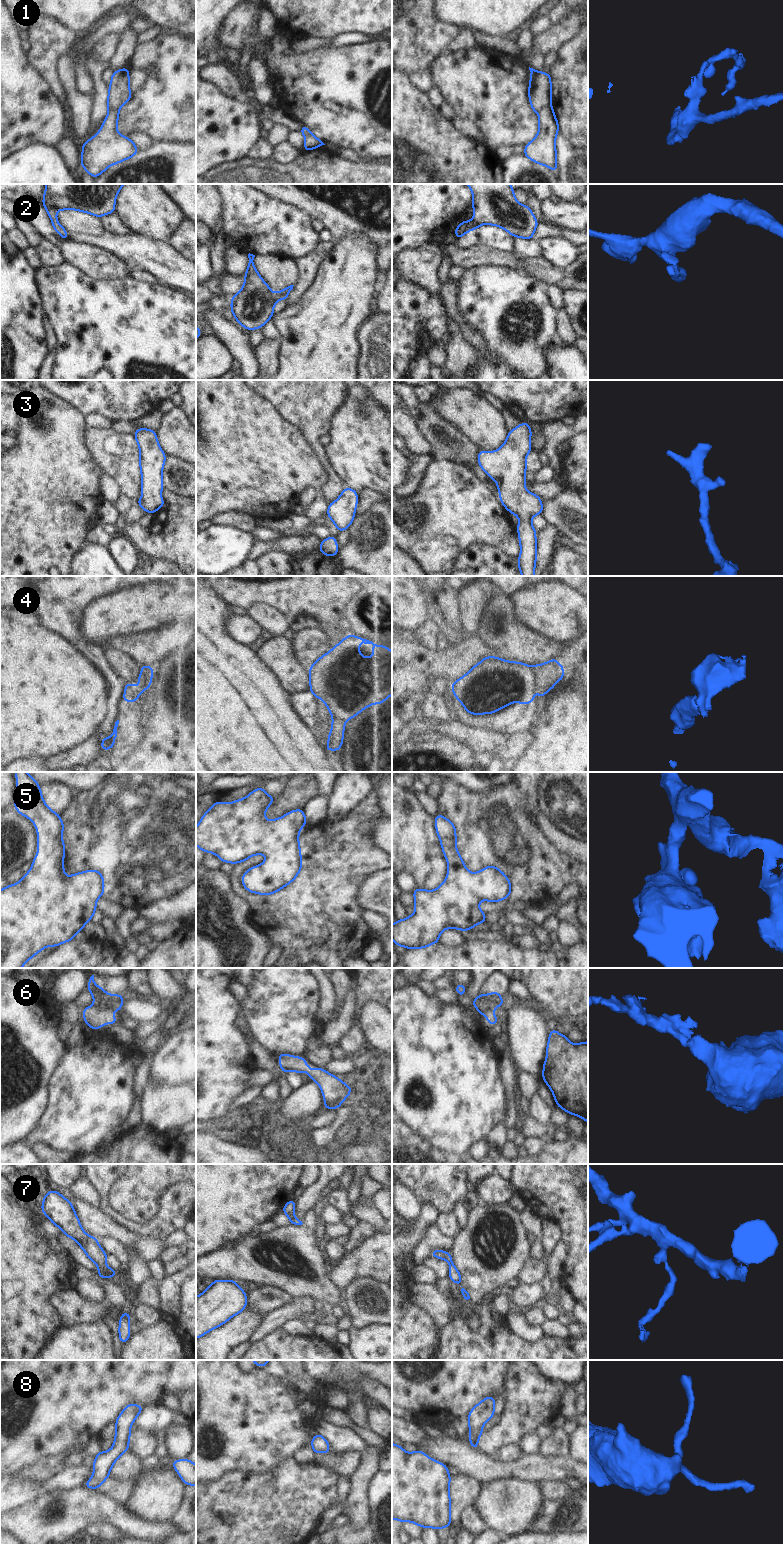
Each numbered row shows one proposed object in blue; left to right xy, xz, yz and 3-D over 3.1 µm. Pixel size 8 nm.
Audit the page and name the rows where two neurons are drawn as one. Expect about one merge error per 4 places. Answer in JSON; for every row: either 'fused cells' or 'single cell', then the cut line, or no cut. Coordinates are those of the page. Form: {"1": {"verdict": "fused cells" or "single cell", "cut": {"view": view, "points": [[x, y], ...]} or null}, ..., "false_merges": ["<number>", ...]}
{"1": {"verdict": "fused cells", "cut": {"view": "yz", "points": [[550, 105], [545, 106], [538, 113]]}}, "2": {"verdict": "single cell", "cut": null}, "3": {"verdict": "single cell", "cut": null}, "4": {"verdict": "fused cells", "cut": {"view": "yz", "points": [[532, 666], [535, 688]]}}, "5": {"verdict": "single cell", "cut": null}, "6": {"verdict": "single cell", "cut": null}, "7": {"verdict": "single cell", "cut": null}, "8": {"verdict": "single cell", "cut": null}, "false_merges": ["1", "4"]}

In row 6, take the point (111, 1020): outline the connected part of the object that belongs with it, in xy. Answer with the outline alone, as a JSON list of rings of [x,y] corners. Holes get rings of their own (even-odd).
[[[94,975],[88,980],[88,991],[93,995],[94,1005],[82,1009],[84,1014],[83,1020],[86,1024],[91,1029],[98,1030],[102,1025],[107,1023],[119,1023],[119,1020],[111,1015],[114,1011],[119,1011],[123,1006],[123,994],[108,994],[102,987],[95,985]]]

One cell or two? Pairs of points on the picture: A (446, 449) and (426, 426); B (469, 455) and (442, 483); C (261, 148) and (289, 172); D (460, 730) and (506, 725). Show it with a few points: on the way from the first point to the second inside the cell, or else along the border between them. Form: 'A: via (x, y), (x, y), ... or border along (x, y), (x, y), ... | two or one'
A: via (442, 443), (432, 432) | one
B: border along (437, 458), (446, 458), (467, 468) | two
C: border along (249, 156), (252, 158), (273, 157) | two
D: border along (460, 721), (466, 725), (482, 727), (484, 729) | two

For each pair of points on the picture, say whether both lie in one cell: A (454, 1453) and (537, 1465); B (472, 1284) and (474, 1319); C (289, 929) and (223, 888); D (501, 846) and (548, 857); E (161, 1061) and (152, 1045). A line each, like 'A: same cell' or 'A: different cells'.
A: same cell
B: same cell
C: different cells
D: same cell
E: different cells

